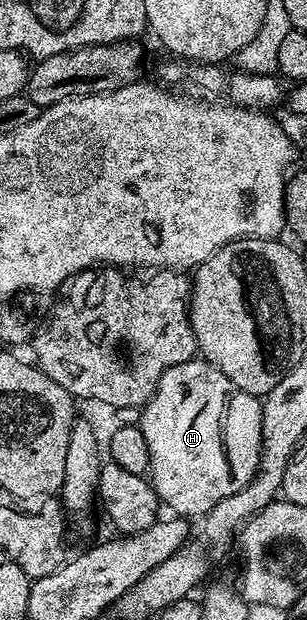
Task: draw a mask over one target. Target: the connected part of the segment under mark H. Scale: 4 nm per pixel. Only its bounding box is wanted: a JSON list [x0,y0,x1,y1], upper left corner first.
[138,357,262,517]

